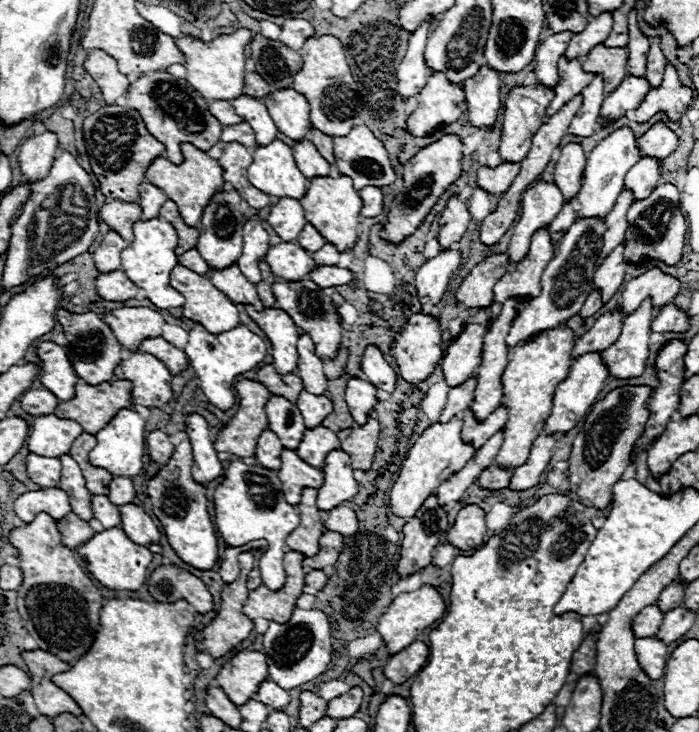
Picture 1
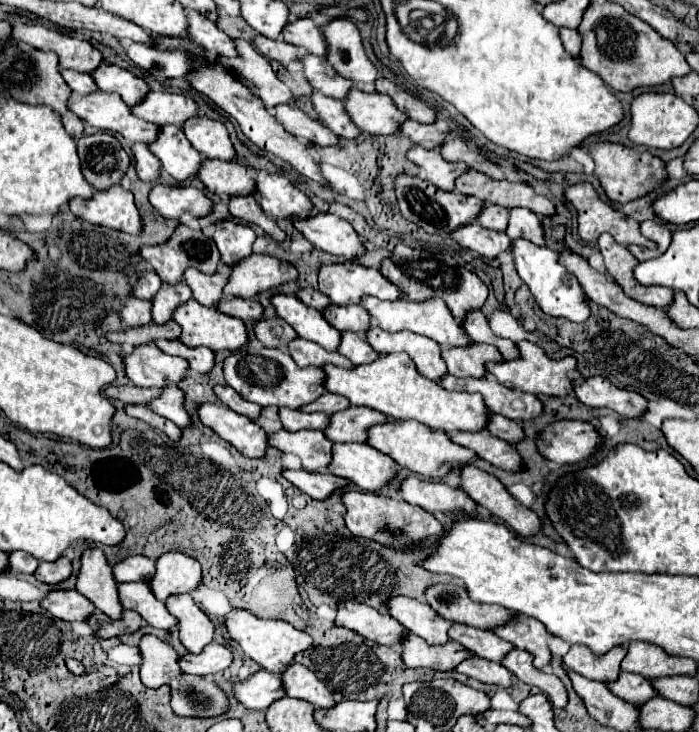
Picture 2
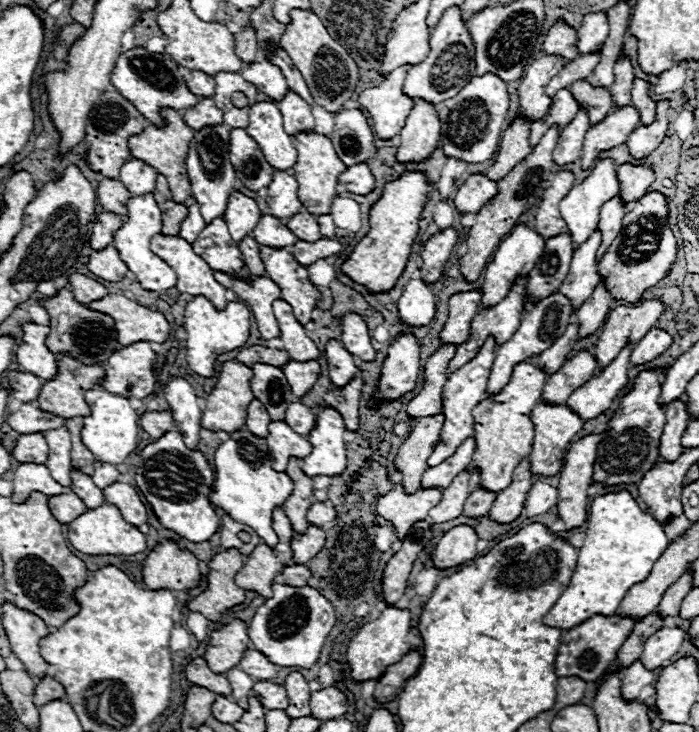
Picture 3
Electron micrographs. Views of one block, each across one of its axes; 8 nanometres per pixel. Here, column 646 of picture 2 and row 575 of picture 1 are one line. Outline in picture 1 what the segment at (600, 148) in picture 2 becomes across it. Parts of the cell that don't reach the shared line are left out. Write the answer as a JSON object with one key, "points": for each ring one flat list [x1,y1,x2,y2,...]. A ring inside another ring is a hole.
{"points":[[174,564,158,566,146,584,156,602,174,604,176,600,184,598,198,614,206,614,214,608,212,594,208,592,206,584,188,570,176,568]]}

